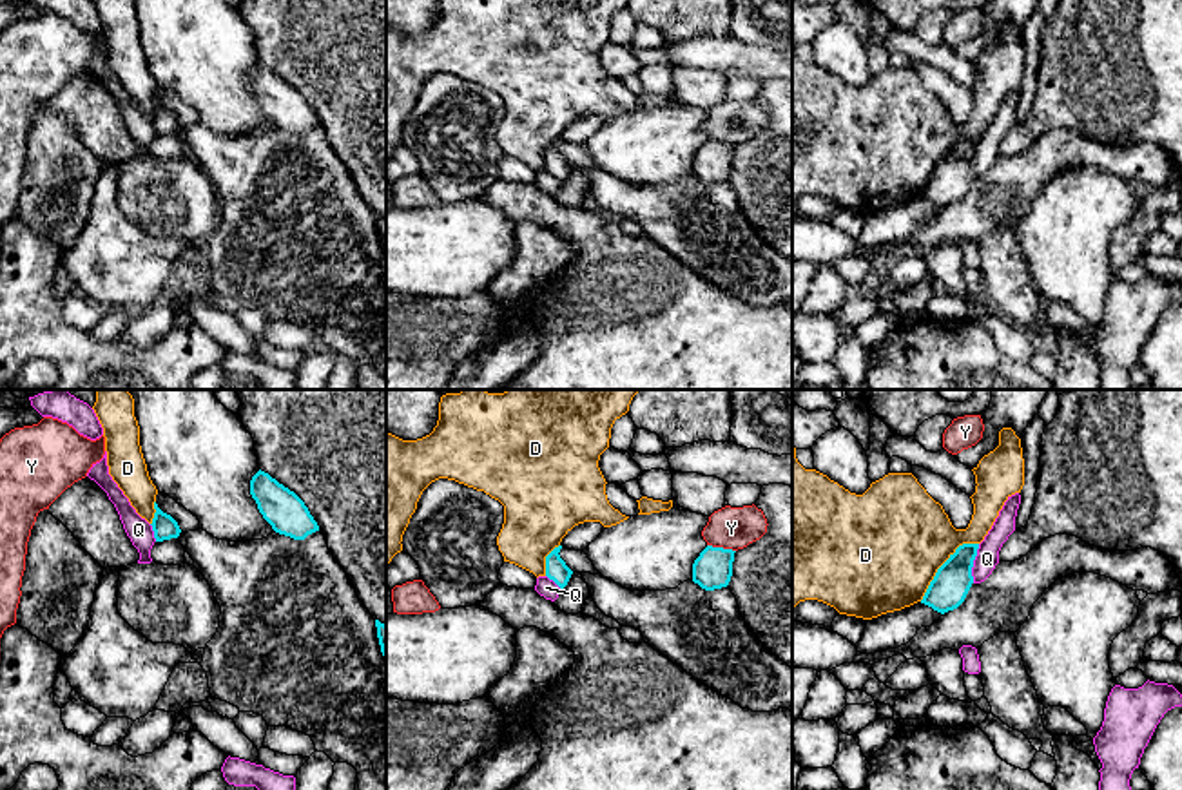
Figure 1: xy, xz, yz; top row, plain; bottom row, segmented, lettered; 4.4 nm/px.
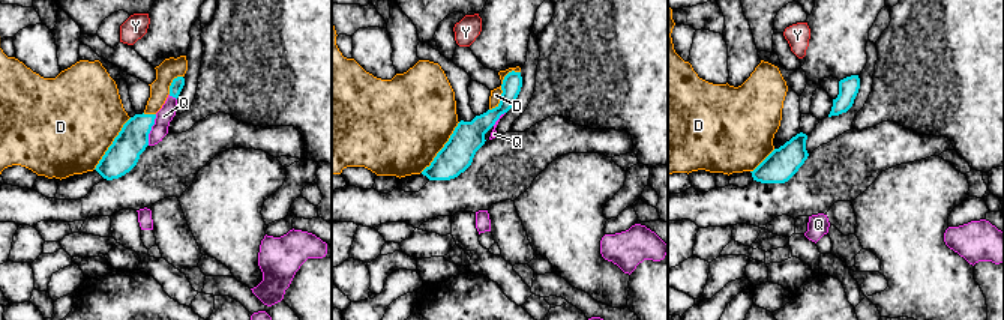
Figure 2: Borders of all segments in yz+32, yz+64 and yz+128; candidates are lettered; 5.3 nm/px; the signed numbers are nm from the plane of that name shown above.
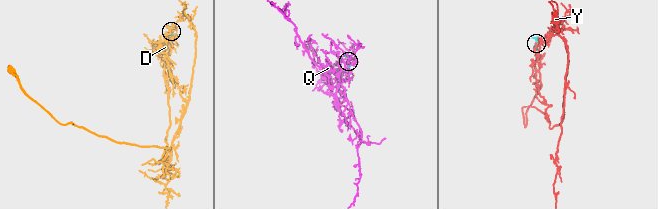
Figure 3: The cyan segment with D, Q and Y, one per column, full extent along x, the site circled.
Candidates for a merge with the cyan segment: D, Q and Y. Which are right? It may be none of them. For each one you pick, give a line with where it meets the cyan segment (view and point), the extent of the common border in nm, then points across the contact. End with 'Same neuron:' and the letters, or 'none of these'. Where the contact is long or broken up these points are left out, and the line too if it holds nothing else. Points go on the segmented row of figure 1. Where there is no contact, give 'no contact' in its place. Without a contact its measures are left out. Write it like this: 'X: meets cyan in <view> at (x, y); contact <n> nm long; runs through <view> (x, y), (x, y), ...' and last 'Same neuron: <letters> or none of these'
Same neuron: none of these

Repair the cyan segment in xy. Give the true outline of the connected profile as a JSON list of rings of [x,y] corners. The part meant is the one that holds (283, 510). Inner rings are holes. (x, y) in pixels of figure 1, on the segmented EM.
[[[259,469],[252,477],[250,495],[276,533],[305,540],[308,535],[319,531],[305,502],[268,473]]]

